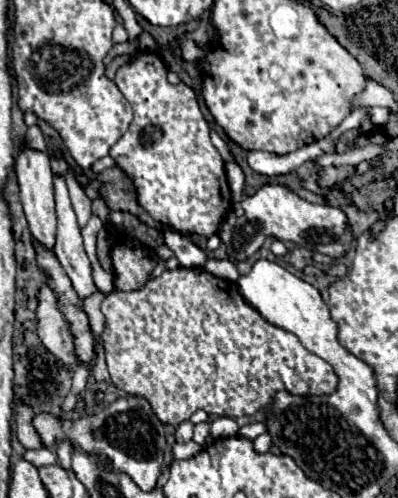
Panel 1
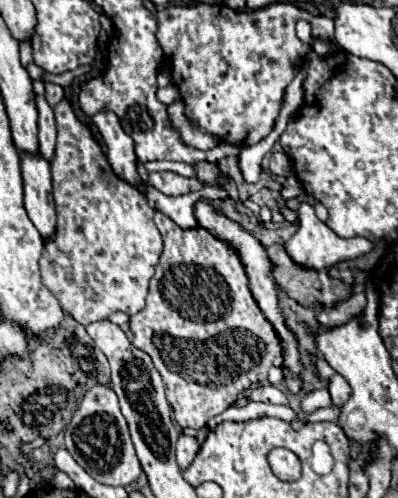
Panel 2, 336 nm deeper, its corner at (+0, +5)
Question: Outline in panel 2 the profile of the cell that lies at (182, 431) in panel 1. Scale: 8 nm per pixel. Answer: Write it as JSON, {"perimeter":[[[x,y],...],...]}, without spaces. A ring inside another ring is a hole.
{"perimeter":[[[180,435],[178,437],[178,443],[176,443],[176,459],[178,459],[178,465],[184,469],[184,465],[190,465],[192,463],[192,457],[198,453],[200,449],[200,443],[196,441],[196,437],[190,437],[190,435]]]}

